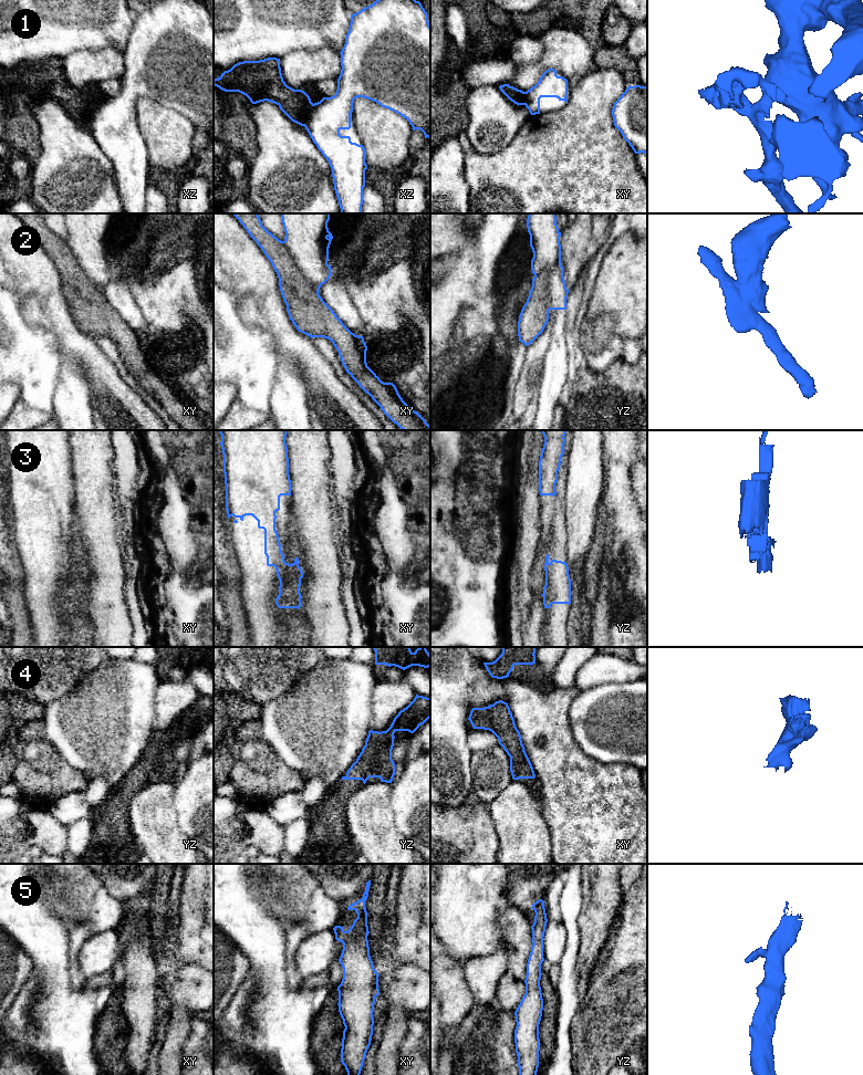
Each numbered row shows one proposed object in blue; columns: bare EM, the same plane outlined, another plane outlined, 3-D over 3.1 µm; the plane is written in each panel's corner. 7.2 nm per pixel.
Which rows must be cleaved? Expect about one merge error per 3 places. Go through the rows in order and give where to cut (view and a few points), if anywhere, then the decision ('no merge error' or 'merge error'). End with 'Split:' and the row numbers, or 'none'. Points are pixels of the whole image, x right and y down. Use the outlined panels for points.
1: xz (313, 104), (304, 126) | merge error
2: xy (282, 241), (302, 277), (318, 293) | merge error
3: xy (286, 563), (286, 569), (278, 577) | merge error
4: no cut | no merge error
5: no cut | no merge error
Split: 1, 2, 3

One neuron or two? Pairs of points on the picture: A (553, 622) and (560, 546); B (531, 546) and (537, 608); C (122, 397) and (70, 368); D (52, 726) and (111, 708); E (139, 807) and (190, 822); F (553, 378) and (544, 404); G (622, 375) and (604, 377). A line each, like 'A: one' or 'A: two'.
A: one
B: two
C: two
D: one
E: two
F: one
G: one

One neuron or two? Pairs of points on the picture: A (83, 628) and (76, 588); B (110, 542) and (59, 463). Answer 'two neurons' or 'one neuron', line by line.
A: one neuron
B: two neurons

